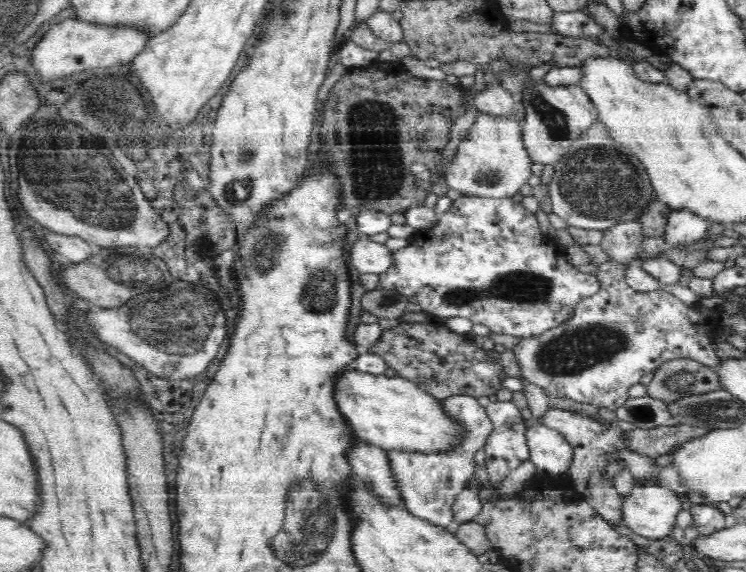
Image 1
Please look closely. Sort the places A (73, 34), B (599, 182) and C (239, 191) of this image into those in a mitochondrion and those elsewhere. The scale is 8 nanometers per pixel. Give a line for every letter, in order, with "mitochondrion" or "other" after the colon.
A: other
B: mitochondrion
C: mitochondrion

